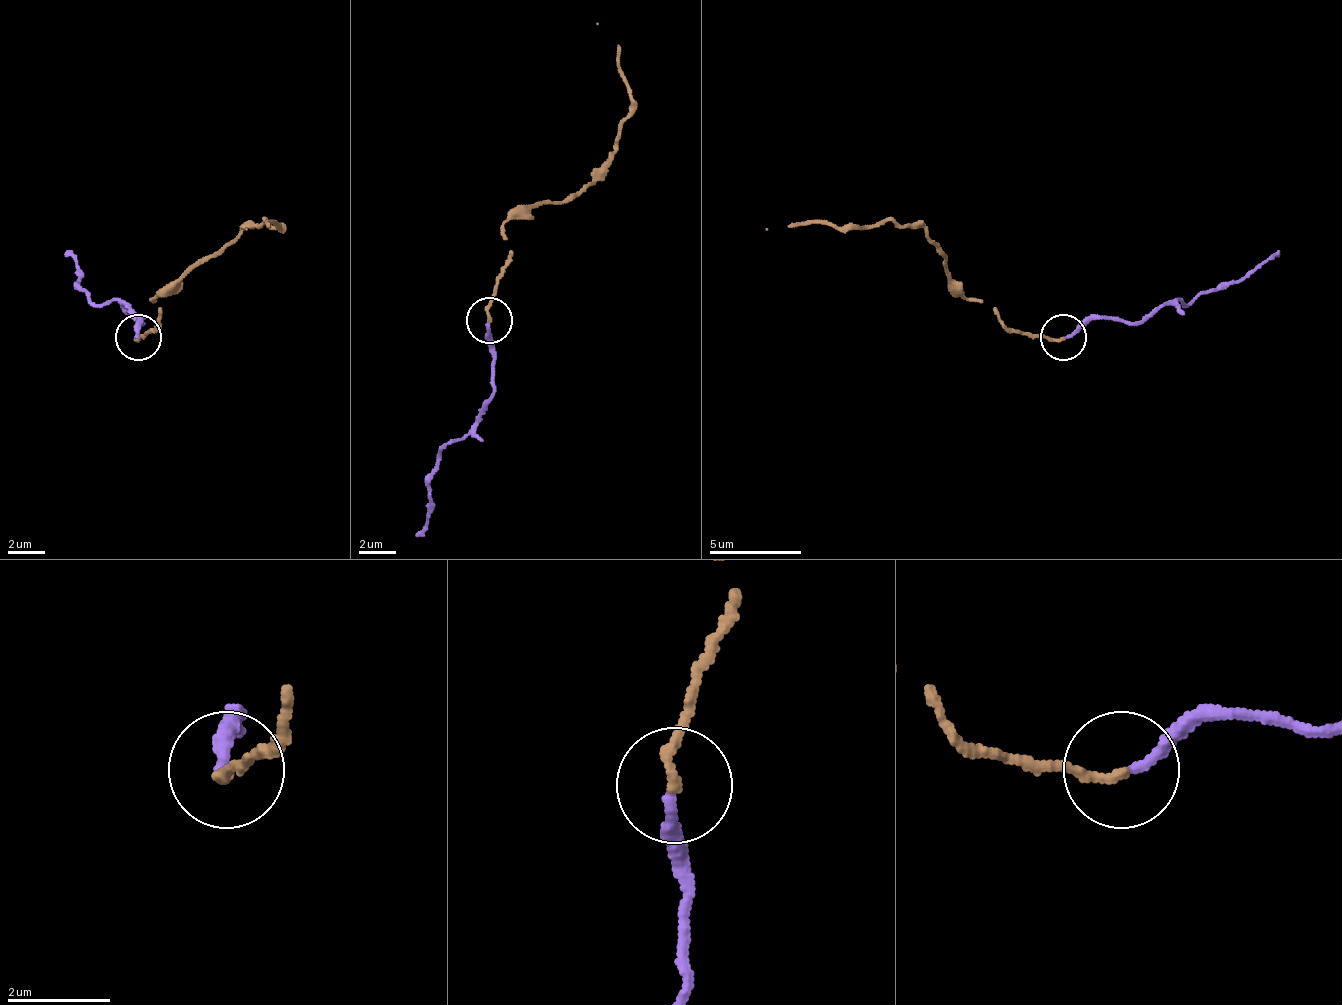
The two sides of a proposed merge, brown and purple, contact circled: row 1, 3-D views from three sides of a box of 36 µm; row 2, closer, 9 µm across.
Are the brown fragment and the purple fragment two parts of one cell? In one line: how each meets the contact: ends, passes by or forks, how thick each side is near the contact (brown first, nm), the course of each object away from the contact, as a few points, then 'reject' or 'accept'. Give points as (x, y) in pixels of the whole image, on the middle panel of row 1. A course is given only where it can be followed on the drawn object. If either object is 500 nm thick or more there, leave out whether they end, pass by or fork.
brown ends there; purple ends there; 180 nm thick on the brown side, 220 nm on the other; brown runs (488, 321), (511, 252), (502, 224), (534, 206), (571, 201), (630, 110), (617, 45), (598, 22); purple runs (488, 321), (493, 353), (493, 399), (474, 426), (438, 459), (419, 537); reject

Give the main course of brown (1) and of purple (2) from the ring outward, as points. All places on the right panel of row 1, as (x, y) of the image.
1: (1064, 336), (1045, 340), (1009, 327), (995, 308), (967, 299), (949, 281), (944, 253), (921, 226), (765, 230)
2: (1064, 336), (1096, 317), (1142, 322), (1169, 304), (1243, 281), (1280, 249)

